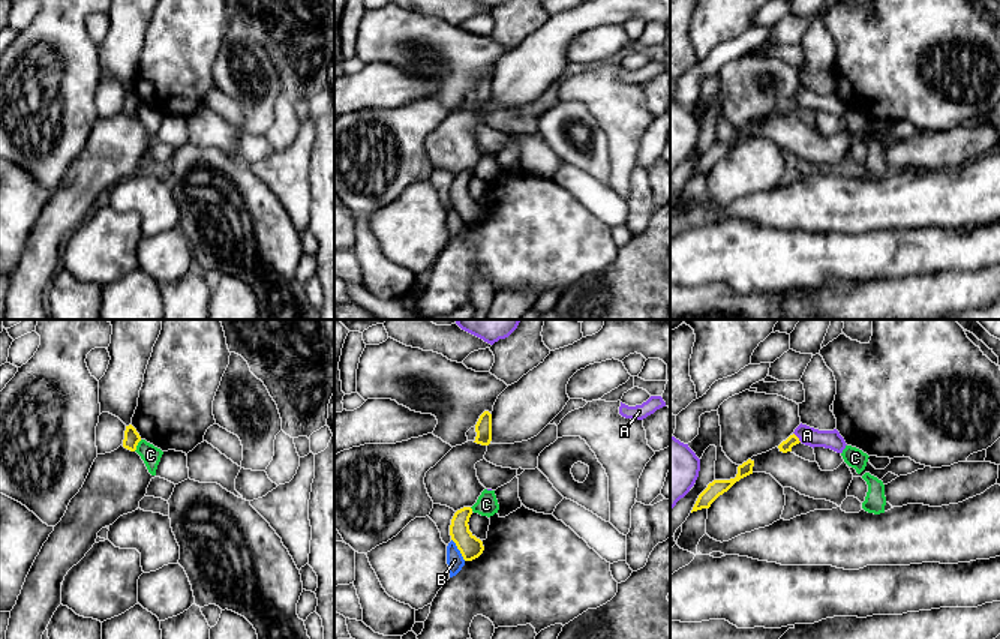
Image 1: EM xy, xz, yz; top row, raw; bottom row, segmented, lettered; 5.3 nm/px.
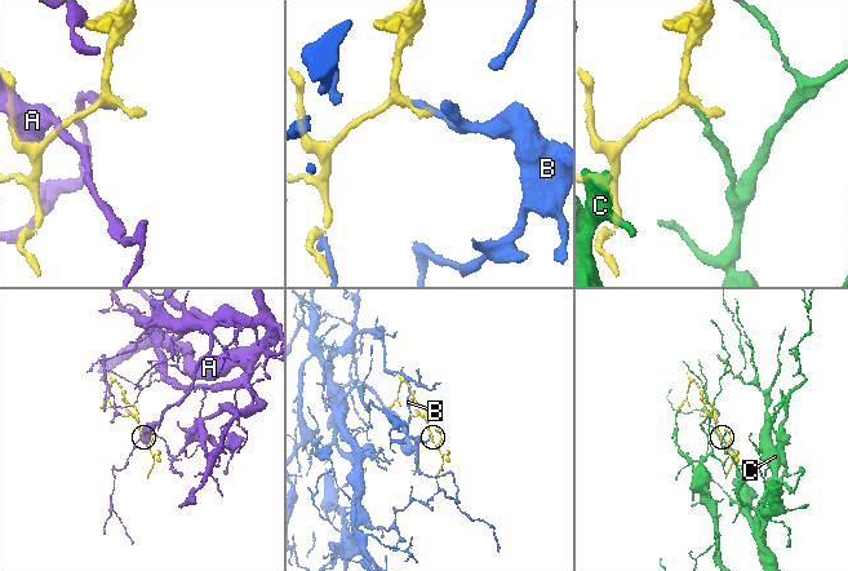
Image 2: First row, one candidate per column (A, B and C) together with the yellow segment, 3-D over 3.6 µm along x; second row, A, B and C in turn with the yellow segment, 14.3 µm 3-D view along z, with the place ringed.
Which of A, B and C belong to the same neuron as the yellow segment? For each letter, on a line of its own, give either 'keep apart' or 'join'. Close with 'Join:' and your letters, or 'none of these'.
A: keep apart
B: keep apart
C: keep apart
Join: none of these

